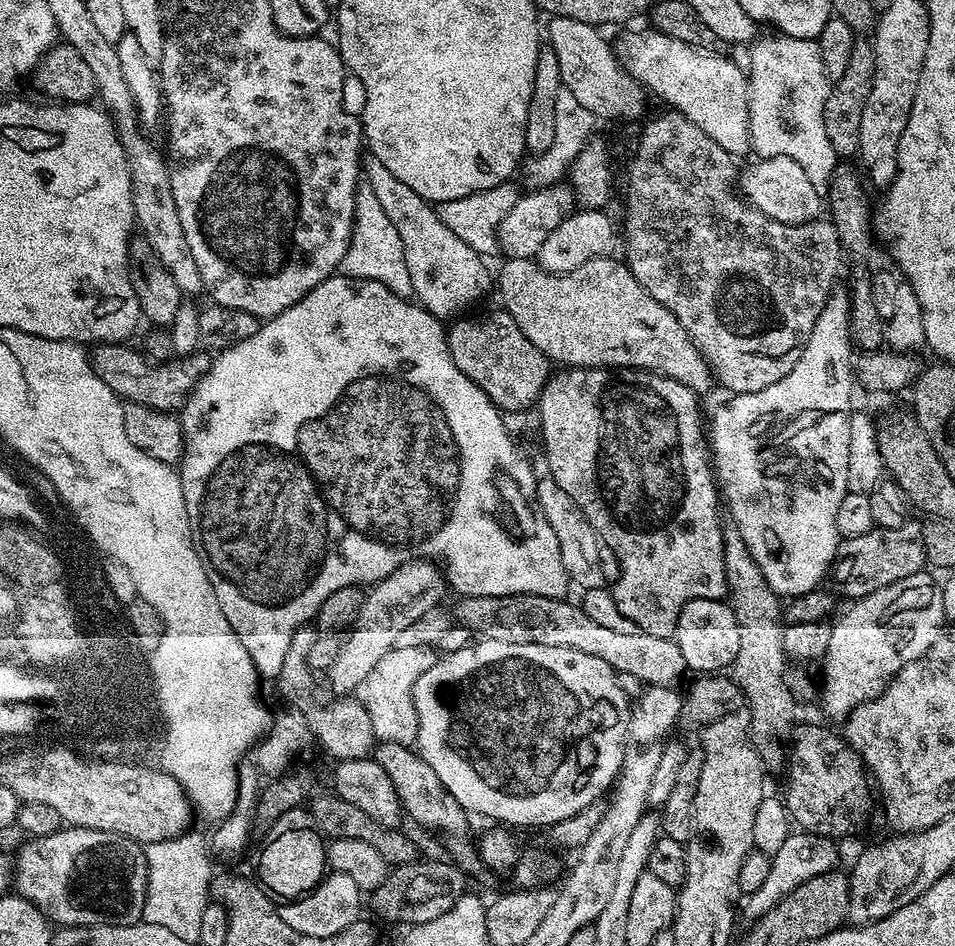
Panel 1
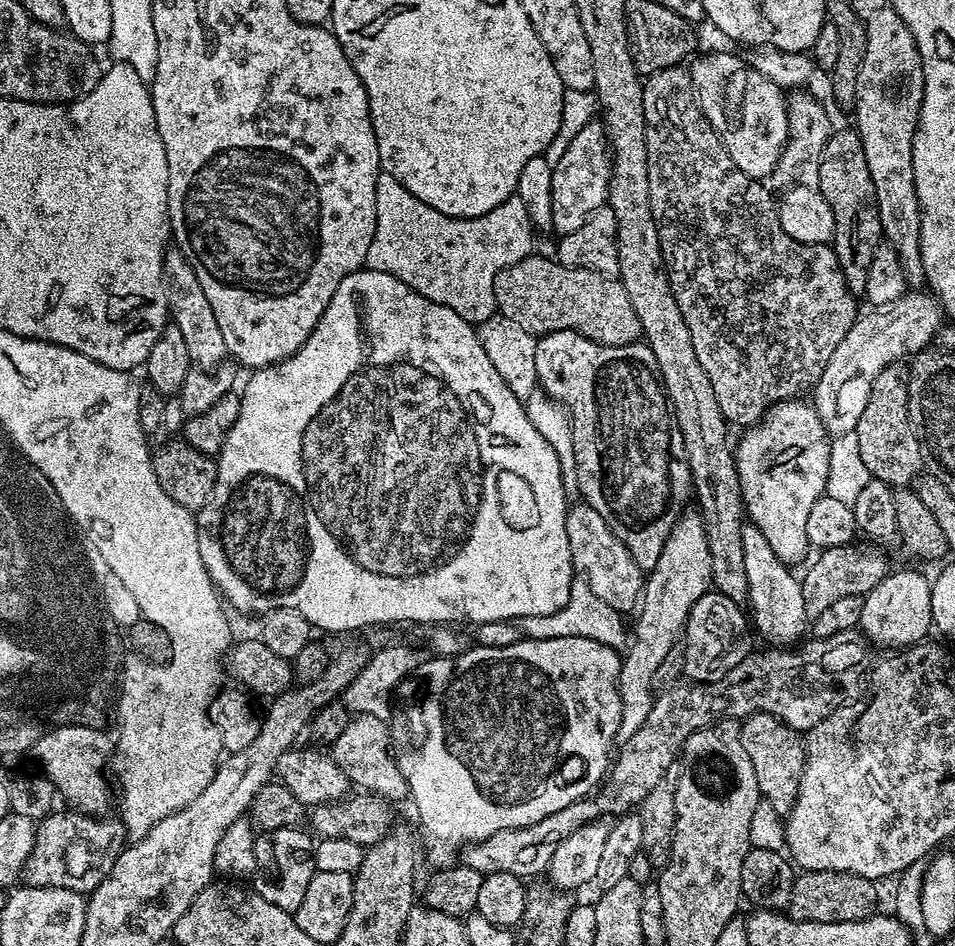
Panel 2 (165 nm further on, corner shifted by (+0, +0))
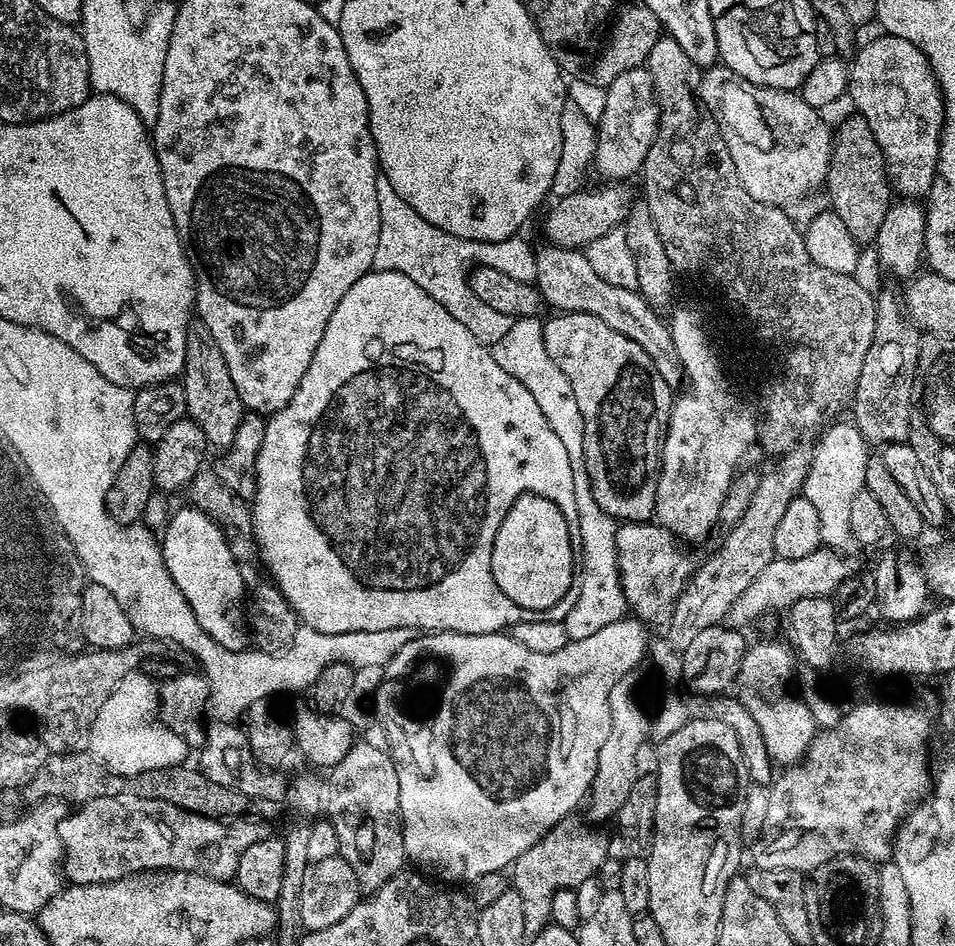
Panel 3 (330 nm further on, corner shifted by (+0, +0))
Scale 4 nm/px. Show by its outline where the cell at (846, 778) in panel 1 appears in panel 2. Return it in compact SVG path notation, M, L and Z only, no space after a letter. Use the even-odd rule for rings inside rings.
M765 712L744 717L740 732L746 754L750 754L750 763L754 766L754 778L758 778L761 797L768 800L780 816L787 817L796 801L800 775L804 769L805 737Z

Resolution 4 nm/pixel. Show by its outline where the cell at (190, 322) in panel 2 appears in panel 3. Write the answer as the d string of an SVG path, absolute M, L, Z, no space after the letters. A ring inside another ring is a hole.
M199 322L189 323L188 326L182 383L188 416L199 426L202 434L206 434L209 445L216 450L230 447L234 442L234 430L238 430L238 422L242 422L246 409L238 398L238 390L234 390L230 366L226 366L226 358L222 358L222 350L218 350L214 334L210 334L210 330Z

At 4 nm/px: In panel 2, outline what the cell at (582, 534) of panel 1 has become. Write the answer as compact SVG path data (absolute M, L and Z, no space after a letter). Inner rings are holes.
M573 503L566 514L566 538L570 538L572 567L583 580L590 582L590 590L594 590L594 594L598 594L598 598L602 598L602 602L614 606L614 610L618 610L622 614L628 614L628 611L631 613L642 599L646 572L645 569L638 566L638 562L634 562L630 550L626 550L626 546L610 530L610 526L606 526L606 518L602 518L602 514L598 514L598 510L594 510L588 504Z

